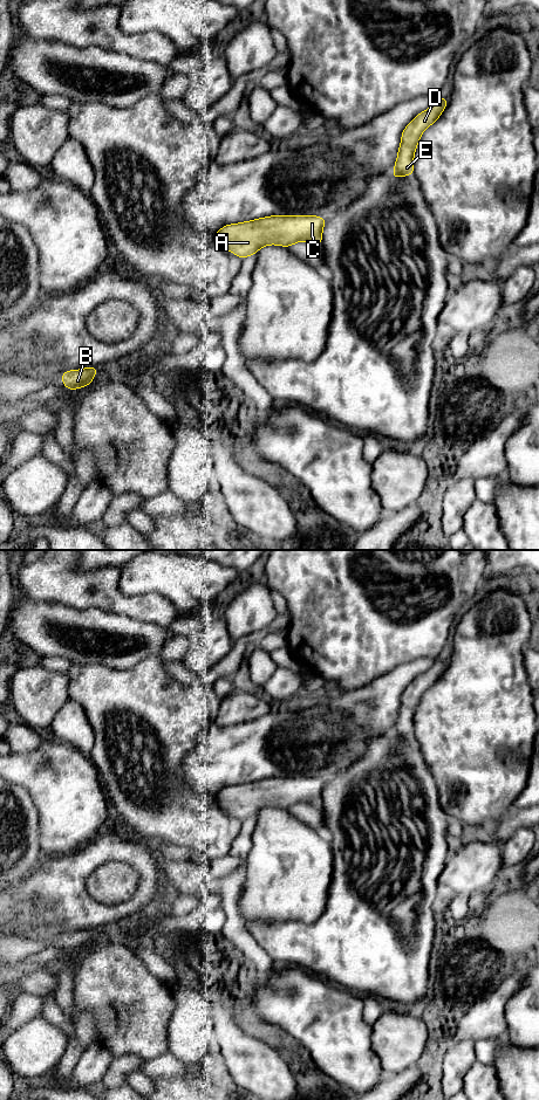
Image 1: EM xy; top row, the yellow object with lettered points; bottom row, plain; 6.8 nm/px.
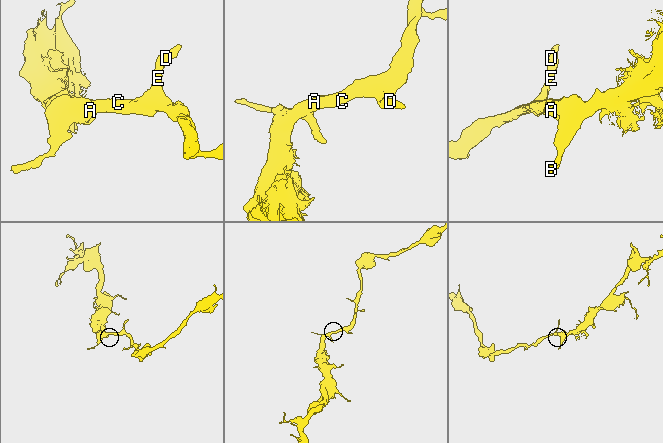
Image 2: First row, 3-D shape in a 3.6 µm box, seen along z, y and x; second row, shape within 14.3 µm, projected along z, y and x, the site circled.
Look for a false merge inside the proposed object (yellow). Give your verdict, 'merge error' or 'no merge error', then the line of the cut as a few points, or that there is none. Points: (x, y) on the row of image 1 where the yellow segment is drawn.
no merge error; cut none

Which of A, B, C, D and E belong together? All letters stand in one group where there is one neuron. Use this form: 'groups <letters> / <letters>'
groups A B C D E

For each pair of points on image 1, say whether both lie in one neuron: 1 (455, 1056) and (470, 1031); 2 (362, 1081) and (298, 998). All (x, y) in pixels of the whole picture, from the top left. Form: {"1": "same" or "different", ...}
{"1": "different", "2": "same"}

